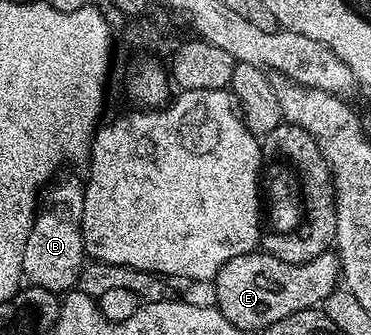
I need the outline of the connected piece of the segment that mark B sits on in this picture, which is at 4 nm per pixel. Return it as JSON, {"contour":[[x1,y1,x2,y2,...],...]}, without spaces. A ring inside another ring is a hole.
{"contour":[[62,177,52,180,49,188,42,194,41,204,29,231,29,239,25,239,23,252,24,278,32,285,45,287,45,291,60,295,78,286,79,273,85,264,81,228,84,182,80,178,78,181,75,177]]}

